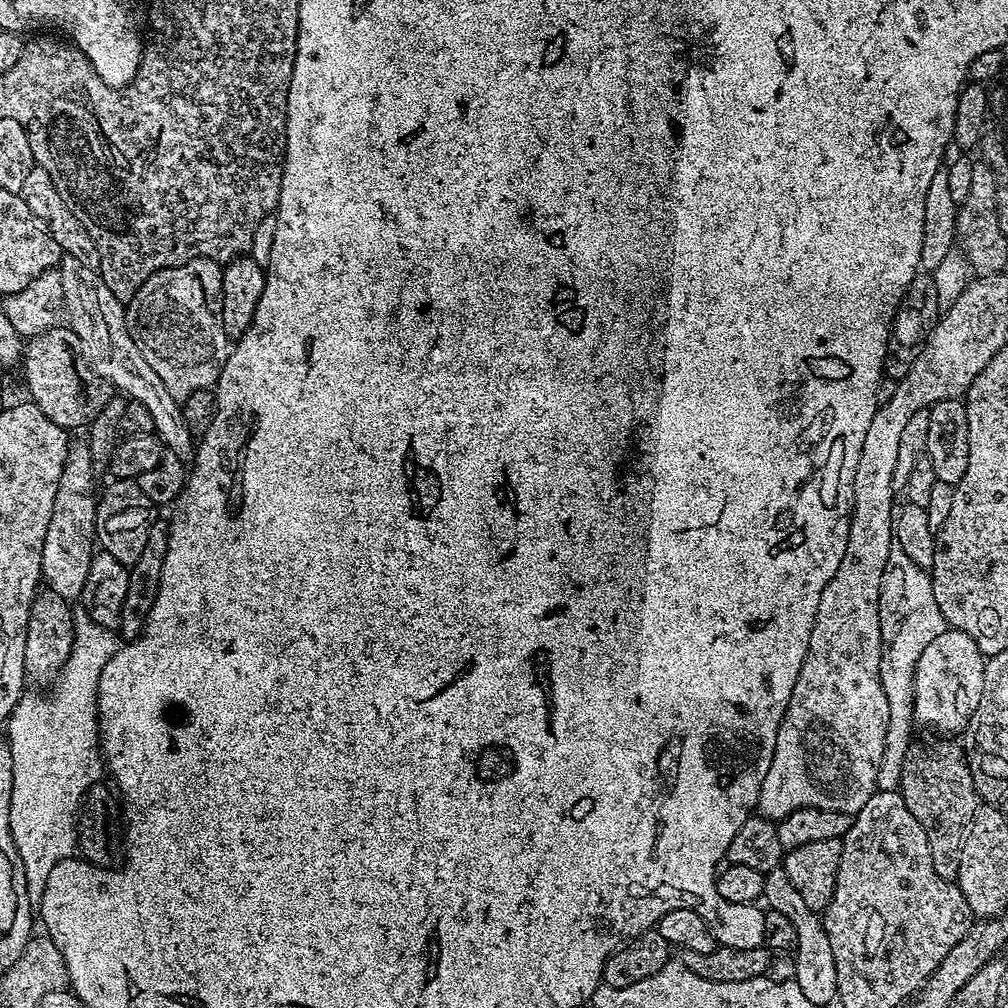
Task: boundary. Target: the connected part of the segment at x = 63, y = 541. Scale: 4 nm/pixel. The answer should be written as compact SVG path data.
M73 443L68 450L62 478L58 478L58 495L54 498L54 514L42 542L40 575L47 591L58 594L69 602L79 601L82 586L86 586L86 573L94 555L96 543L96 501L92 490L96 484L96 471L87 443Z

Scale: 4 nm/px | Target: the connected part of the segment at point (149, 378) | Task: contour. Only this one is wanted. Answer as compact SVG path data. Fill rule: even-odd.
M64 256L58 270L62 274L66 324L74 330L74 334L78 334L80 352L88 363L89 370L111 384L117 393L123 394L129 401L146 406L146 410L150 410L152 431L165 449L177 456L185 466L191 465L196 456L197 441L190 426L186 426L181 401L176 400L170 390L166 390L162 378L158 378L158 374L154 374L154 369L150 367L150 362L142 358L142 350L138 350L128 329L125 313L108 312L108 287L100 282L99 275L94 274L93 269L82 266L82 262L73 256Z

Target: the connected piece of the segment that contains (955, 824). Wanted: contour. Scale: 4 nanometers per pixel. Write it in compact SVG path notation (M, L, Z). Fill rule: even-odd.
M932 744L929 748L913 747L904 758L898 791L906 802L910 814L914 814L922 830L926 830L926 838L930 842L934 858L934 870L938 870L938 874L944 880L955 881L958 866L962 866L964 837L968 835L968 828L972 824L972 819L976 817L978 807L976 784L972 781L972 772L968 768L967 759L962 755L961 745L960 748L956 744Z

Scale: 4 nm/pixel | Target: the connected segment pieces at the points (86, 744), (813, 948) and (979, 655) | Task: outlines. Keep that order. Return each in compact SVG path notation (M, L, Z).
M82 610L73 615L72 621L74 644L70 650L70 658L66 658L64 668L51 685L52 692L45 696L21 696L6 721L6 739L14 762L14 782L10 790L10 830L12 841L18 850L18 858L24 867L28 897L33 902L39 901L43 894L46 878L50 878L50 870L54 870L58 862L69 859L77 851L78 813L89 790L101 783L106 772L96 718L98 678L102 678L102 666L106 666L108 659L121 648L122 641L113 629L98 626L94 618L90 618Z
M783 867L774 868L767 873L764 878L763 903L768 903L767 907L778 914L786 914L790 922L794 922L794 930L798 933L794 957L796 956L796 973L794 979L798 990L810 998L818 1006L833 1003L836 1000L836 967L834 966L834 950L830 950L830 938L824 929L824 921L821 913L810 910L806 906L806 901L802 899L802 894L790 883L790 878L786 878Z
M945 627L942 634L938 634L938 638L934 638L934 642L930 642L930 646L926 646L926 650L922 650L922 658L918 658L918 666L916 667L916 677L914 678L914 686L912 687L912 714L917 725L925 724L928 728L933 728L936 732L960 732L963 733L968 726L968 719L974 714L974 710L978 706L978 702L984 696L984 665L986 657L982 650L978 648L978 642L974 642L974 638L970 638L970 634L966 634L957 628Z

